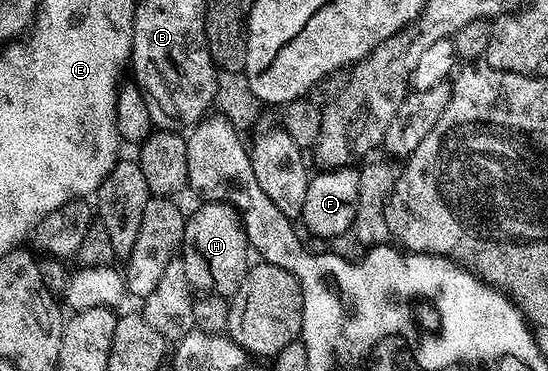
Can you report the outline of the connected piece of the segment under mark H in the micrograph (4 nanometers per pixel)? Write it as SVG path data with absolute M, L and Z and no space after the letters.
M206 201L201 205L203 207L189 212L180 258L184 261L184 270L188 273L191 287L202 293L229 297L236 293L252 259L246 231L242 227L242 217L229 203Z

